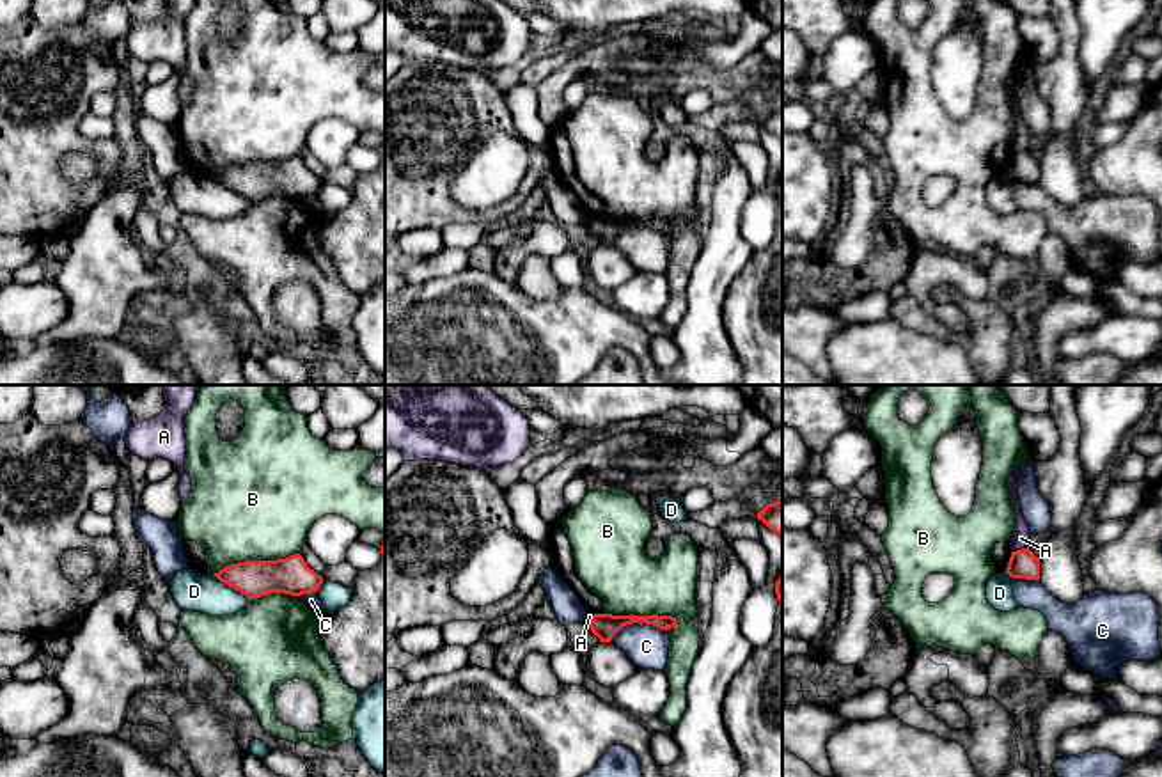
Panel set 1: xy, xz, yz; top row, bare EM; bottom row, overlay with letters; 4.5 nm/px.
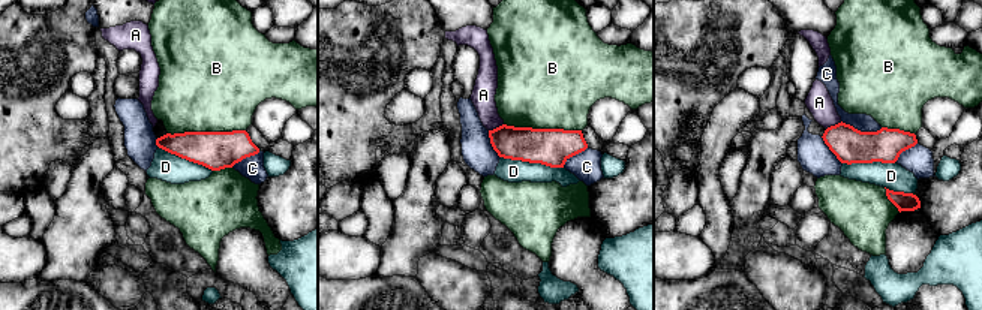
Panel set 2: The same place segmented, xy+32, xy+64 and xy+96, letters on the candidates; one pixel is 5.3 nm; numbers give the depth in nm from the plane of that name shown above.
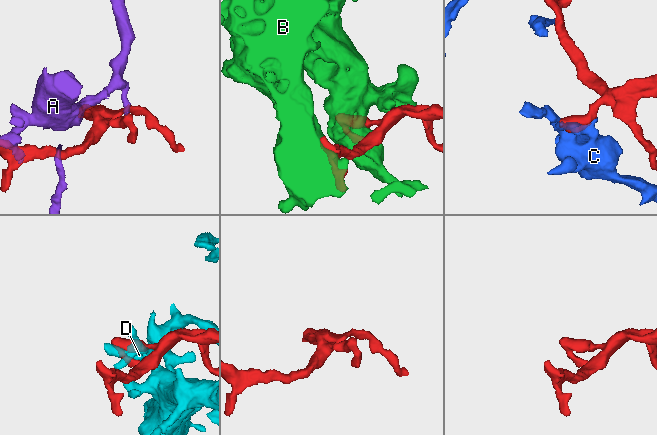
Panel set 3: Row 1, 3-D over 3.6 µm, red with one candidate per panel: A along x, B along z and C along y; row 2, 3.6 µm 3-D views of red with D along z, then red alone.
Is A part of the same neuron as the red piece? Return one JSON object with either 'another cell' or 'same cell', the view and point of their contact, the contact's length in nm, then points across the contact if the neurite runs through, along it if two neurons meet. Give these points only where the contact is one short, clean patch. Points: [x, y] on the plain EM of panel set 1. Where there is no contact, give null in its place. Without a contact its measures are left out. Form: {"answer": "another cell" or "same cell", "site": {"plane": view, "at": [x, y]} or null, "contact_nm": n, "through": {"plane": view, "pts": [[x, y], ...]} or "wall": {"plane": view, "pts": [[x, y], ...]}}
{"answer": "another cell", "site": {"plane": "yz", "at": [1019, 153]}, "contact_nm": 90, "wall": {"plane": "yz", "pts": [[1028, 148], [1012, 155]]}}

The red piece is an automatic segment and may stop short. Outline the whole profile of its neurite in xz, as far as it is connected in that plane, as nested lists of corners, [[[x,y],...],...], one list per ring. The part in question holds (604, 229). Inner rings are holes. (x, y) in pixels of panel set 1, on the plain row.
[[[594,216],[589,231],[600,241],[600,245],[610,245],[612,239],[626,227],[632,225],[644,225],[653,227],[660,232],[669,232],[678,227],[676,220],[672,218],[612,218],[612,216]]]

